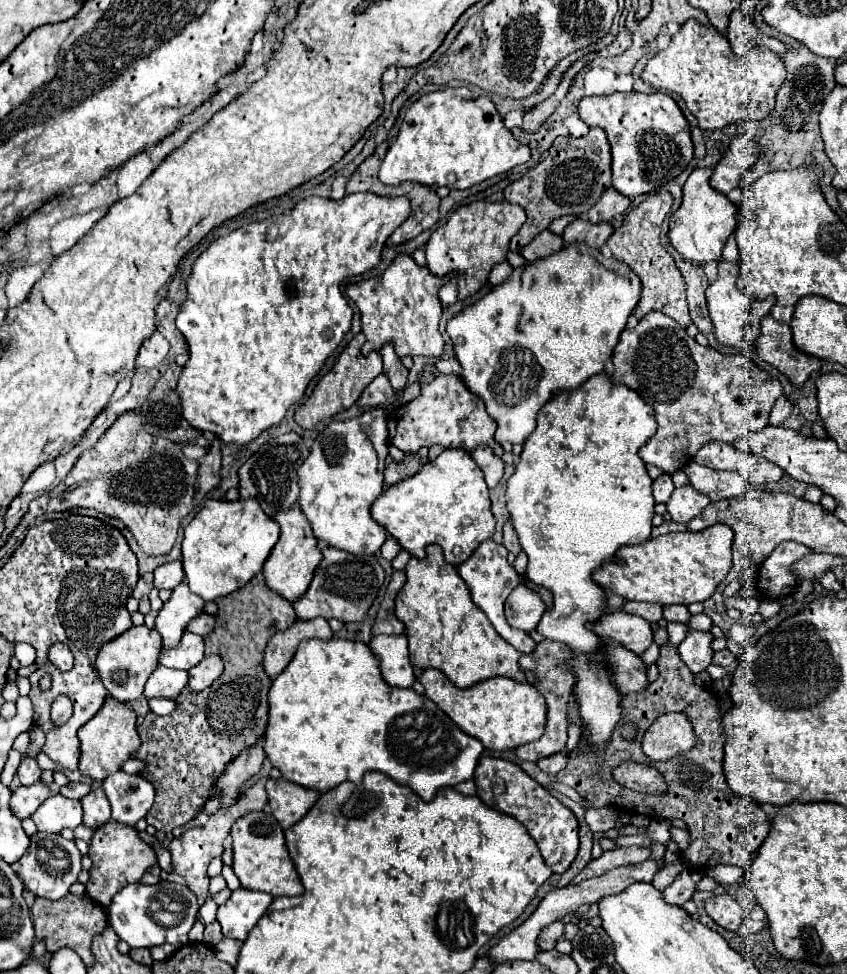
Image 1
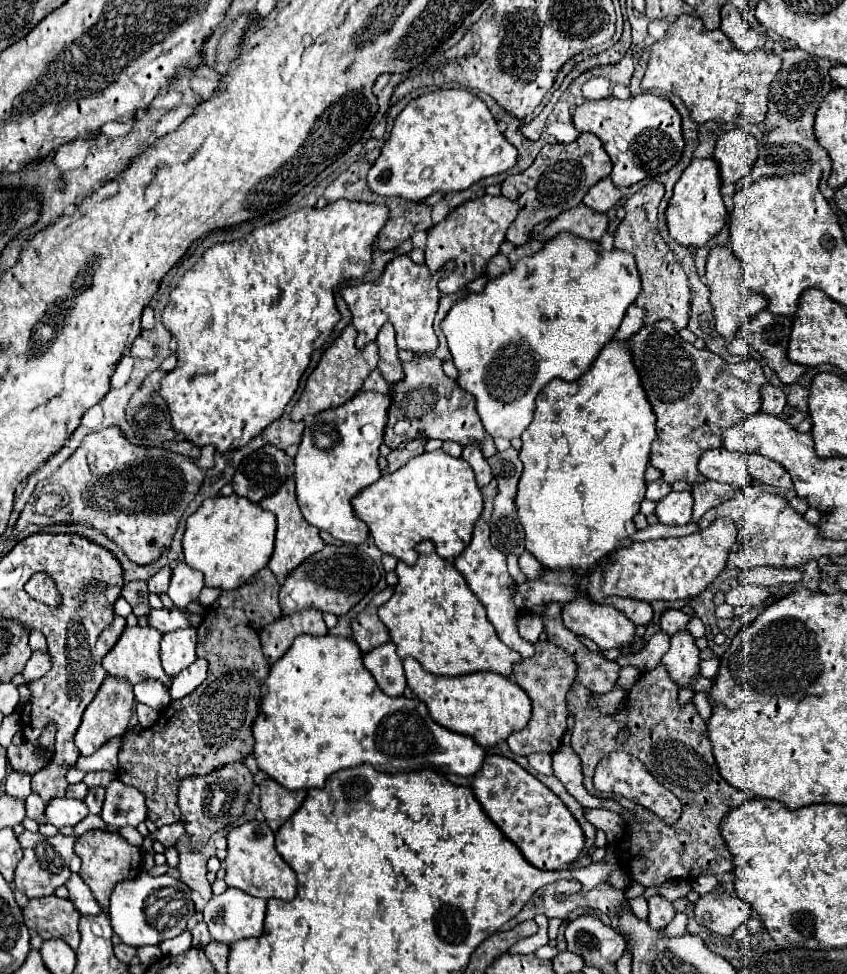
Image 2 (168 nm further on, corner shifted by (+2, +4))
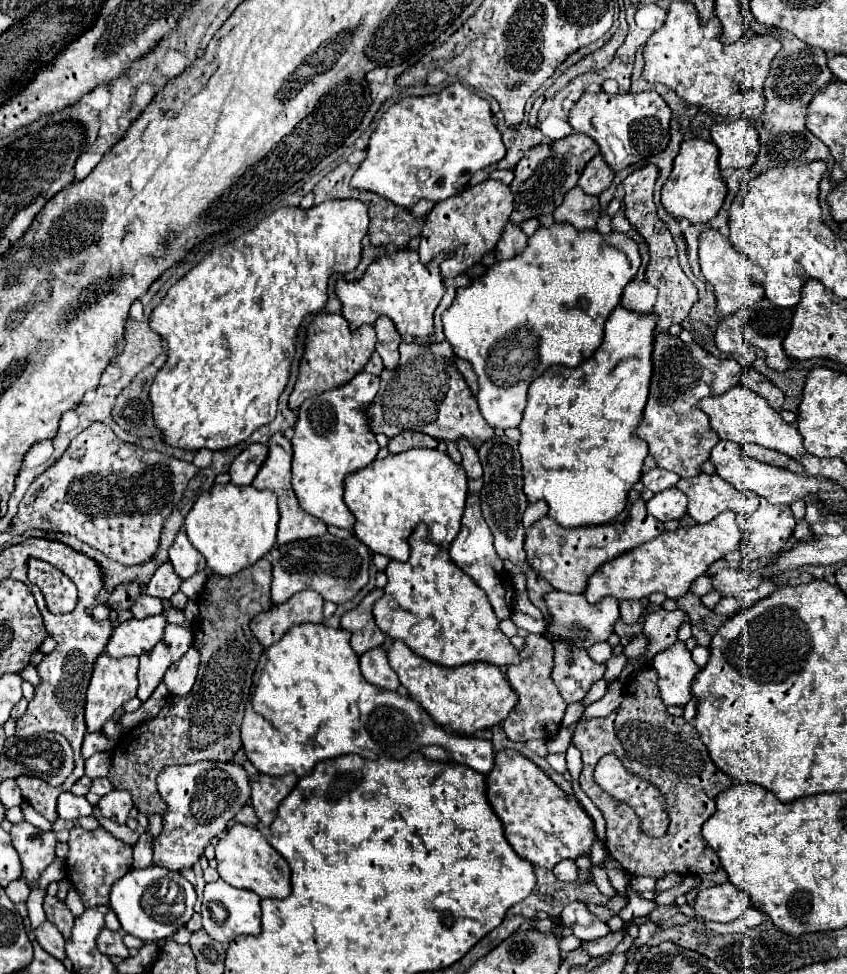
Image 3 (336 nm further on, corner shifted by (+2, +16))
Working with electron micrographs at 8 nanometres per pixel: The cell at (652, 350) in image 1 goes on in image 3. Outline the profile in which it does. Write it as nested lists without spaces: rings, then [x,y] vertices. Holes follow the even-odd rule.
[[[657,334],[653,350],[653,380],[649,400],[643,410],[643,418],[635,430],[635,436],[649,444],[649,454],[657,466],[679,474],[681,478],[693,478],[701,470],[701,464],[709,458],[711,448],[719,442],[709,428],[709,418],[703,412],[695,412],[695,404],[701,398],[723,394],[741,382],[743,366],[735,358],[715,358],[699,344],[683,344],[675,336]]]

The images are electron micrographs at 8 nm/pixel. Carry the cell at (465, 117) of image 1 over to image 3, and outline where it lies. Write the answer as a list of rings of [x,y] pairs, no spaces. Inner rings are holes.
[[[455,82],[433,96],[403,98],[381,116],[375,132],[369,138],[367,156],[351,178],[351,188],[369,190],[401,208],[411,208],[421,198],[431,202],[443,202],[457,194],[457,188],[465,186],[477,170],[499,162],[503,156],[505,146],[501,142],[501,134],[493,124],[489,102],[473,94],[463,84]]]

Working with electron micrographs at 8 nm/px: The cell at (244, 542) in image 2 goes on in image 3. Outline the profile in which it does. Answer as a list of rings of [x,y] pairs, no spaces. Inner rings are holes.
[[[229,482],[217,484],[199,496],[185,518],[185,530],[191,544],[205,556],[209,570],[221,576],[231,576],[261,560],[269,548],[275,546],[277,522],[279,510],[273,492]]]

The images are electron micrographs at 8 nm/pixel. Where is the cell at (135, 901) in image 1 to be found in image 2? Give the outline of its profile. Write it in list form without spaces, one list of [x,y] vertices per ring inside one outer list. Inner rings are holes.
[[[141,872],[133,880],[123,880],[111,894],[109,918],[115,934],[129,946],[145,946],[145,944],[161,944],[167,938],[179,936],[187,928],[187,920],[193,914],[193,900],[189,888],[167,874],[163,876],[149,876]]]

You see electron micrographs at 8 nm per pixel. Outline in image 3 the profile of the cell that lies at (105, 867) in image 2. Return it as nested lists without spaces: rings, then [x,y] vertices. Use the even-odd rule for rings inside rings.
[[[73,826],[69,830],[67,844],[69,844],[69,854],[65,860],[65,874],[69,882],[75,886],[75,890],[81,894],[83,906],[93,908],[109,904],[109,892],[113,882],[117,882],[131,870],[133,848],[129,848],[125,842],[121,842],[103,828],[87,832],[81,826]]]

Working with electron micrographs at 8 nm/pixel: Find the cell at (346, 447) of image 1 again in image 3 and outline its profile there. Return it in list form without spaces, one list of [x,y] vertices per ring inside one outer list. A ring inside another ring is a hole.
[[[359,372],[347,384],[329,390],[325,394],[307,398],[297,410],[295,434],[293,434],[293,462],[291,484],[301,508],[325,524],[351,530],[353,514],[343,502],[343,480],[349,472],[369,466],[379,450],[375,434],[369,432],[363,408],[375,398],[379,390],[379,378],[367,372]]]

